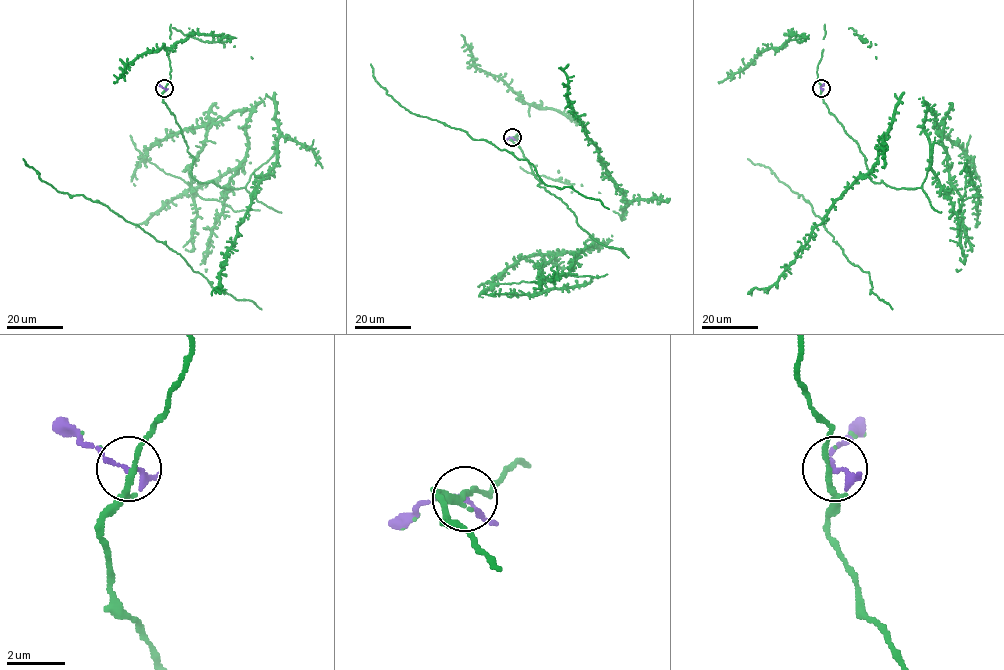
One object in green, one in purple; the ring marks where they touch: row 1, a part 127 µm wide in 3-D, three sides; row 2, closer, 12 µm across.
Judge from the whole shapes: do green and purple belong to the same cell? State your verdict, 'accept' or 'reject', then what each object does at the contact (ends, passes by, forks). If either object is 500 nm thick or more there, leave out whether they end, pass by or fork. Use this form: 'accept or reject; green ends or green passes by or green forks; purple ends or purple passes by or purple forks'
accept; green forks; purple passes by

